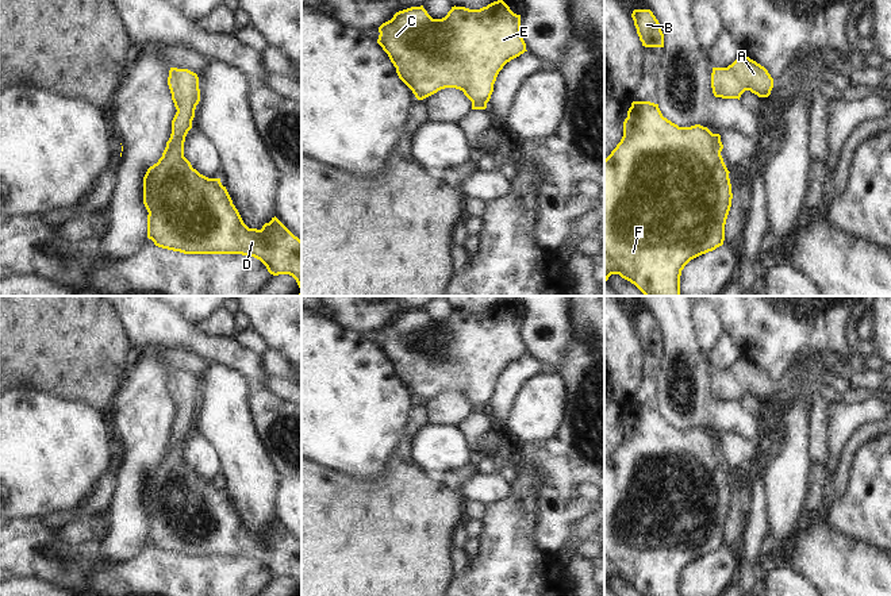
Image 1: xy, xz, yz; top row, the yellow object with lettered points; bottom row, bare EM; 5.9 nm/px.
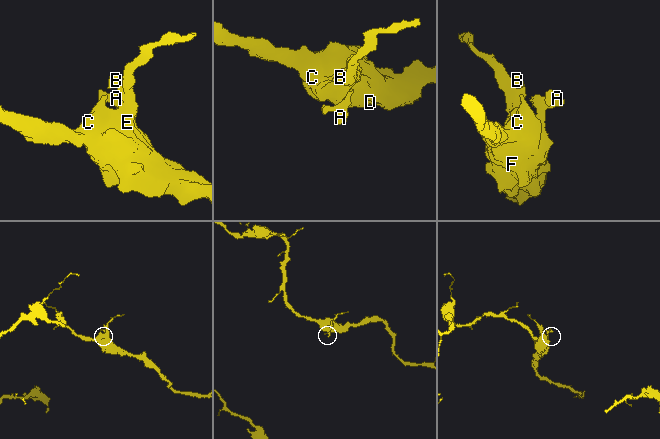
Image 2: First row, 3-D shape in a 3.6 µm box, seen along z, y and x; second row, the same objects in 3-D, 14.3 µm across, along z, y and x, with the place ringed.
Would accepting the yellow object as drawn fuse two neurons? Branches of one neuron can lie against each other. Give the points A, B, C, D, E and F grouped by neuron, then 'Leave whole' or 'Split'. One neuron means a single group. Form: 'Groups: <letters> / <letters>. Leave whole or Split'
Groups: A / B C D E F. Split.

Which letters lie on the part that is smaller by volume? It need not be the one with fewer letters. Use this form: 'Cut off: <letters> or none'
Cut off: A

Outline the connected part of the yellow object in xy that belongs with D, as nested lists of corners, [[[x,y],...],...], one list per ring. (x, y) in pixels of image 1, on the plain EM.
[[[185,441],[168,443],[162,460],[143,480],[147,541],[155,549],[184,557],[242,557],[260,562],[273,578],[292,578],[302,596],[302,543],[276,519],[261,532],[249,531],[220,481],[208,481],[184,460]]]

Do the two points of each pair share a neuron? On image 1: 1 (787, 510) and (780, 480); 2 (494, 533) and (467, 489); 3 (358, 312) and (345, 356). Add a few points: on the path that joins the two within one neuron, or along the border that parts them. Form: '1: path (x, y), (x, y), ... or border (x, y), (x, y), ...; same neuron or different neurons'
1: path (784, 503), (784, 487); same neuron
2: border (510, 483), (510, 492), (504, 498), (486, 504); different neurons
3: border (329, 315), (344, 327), (361, 334); different neurons

